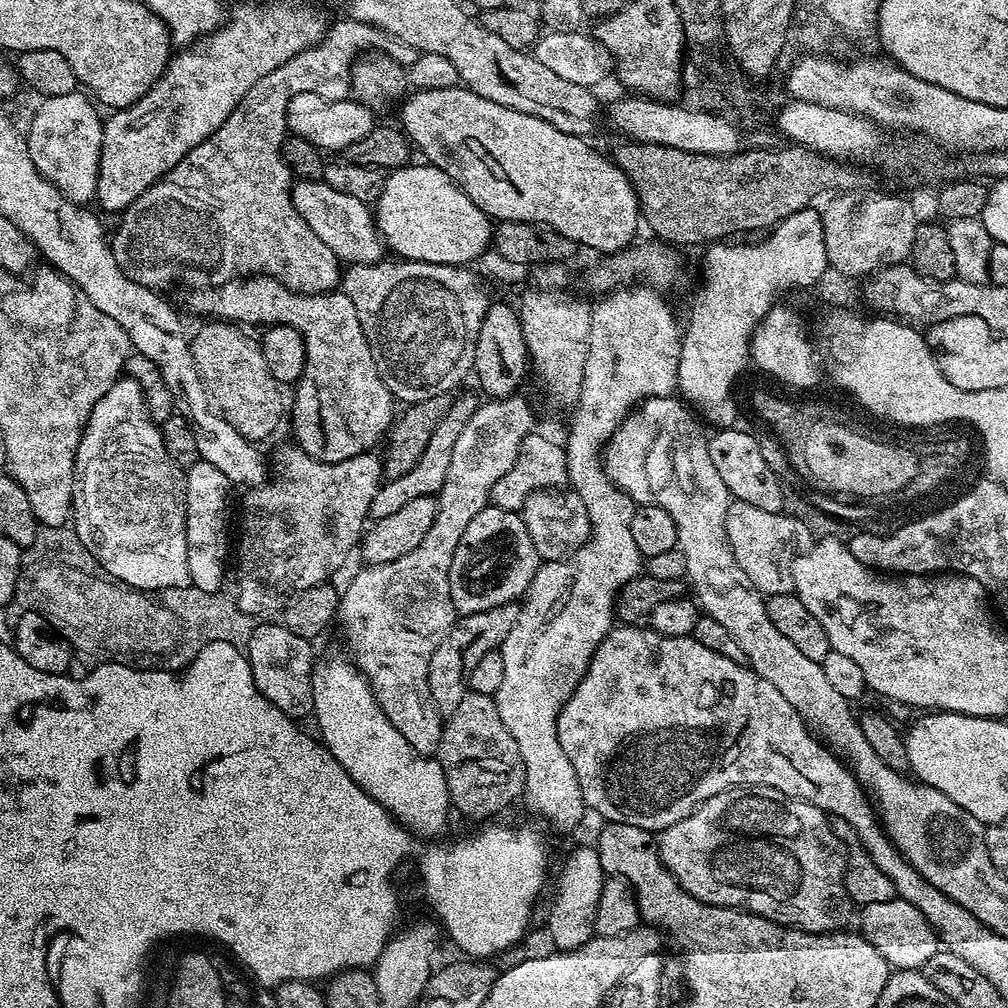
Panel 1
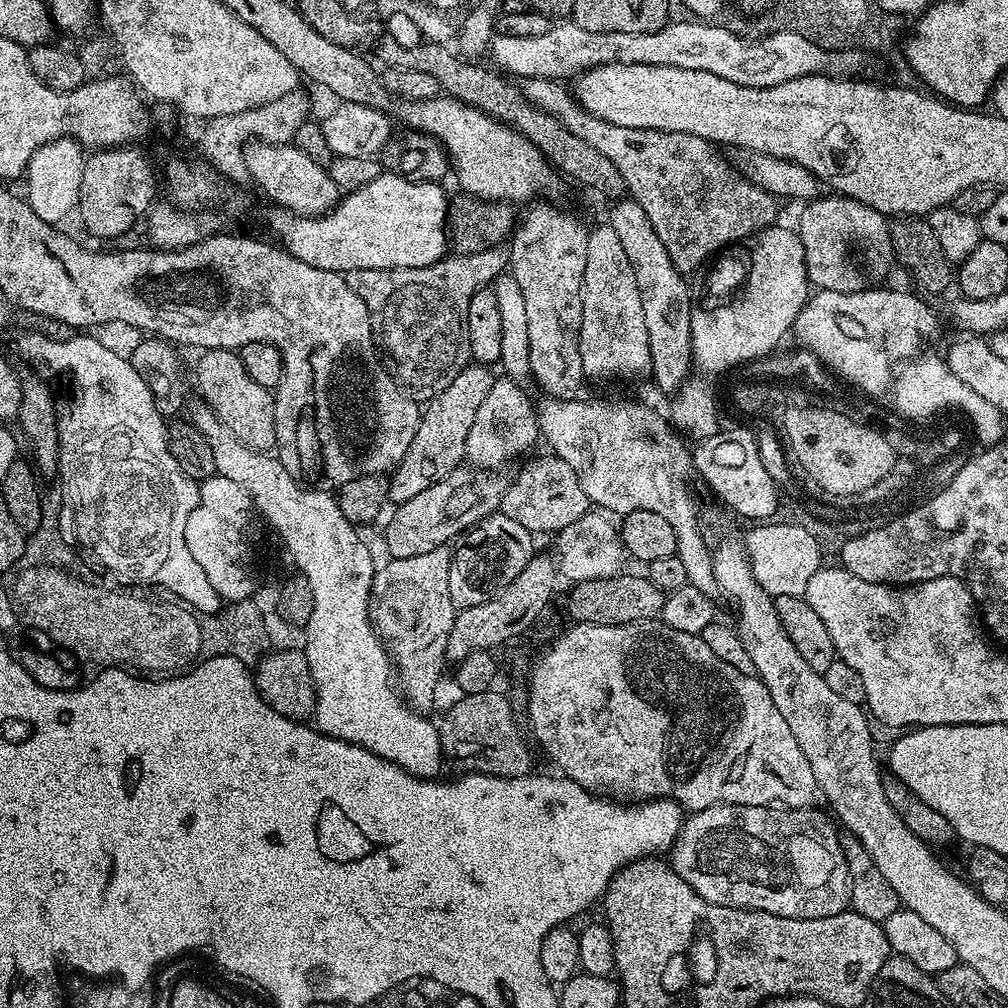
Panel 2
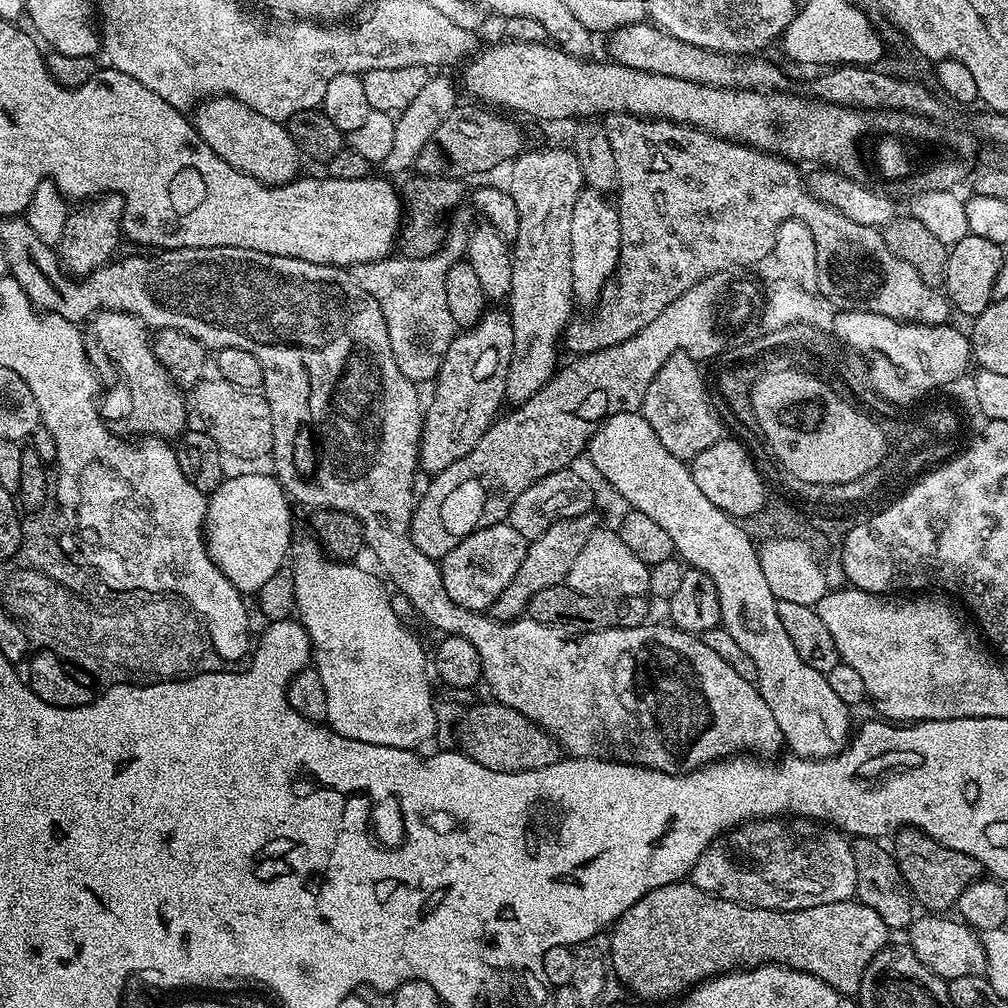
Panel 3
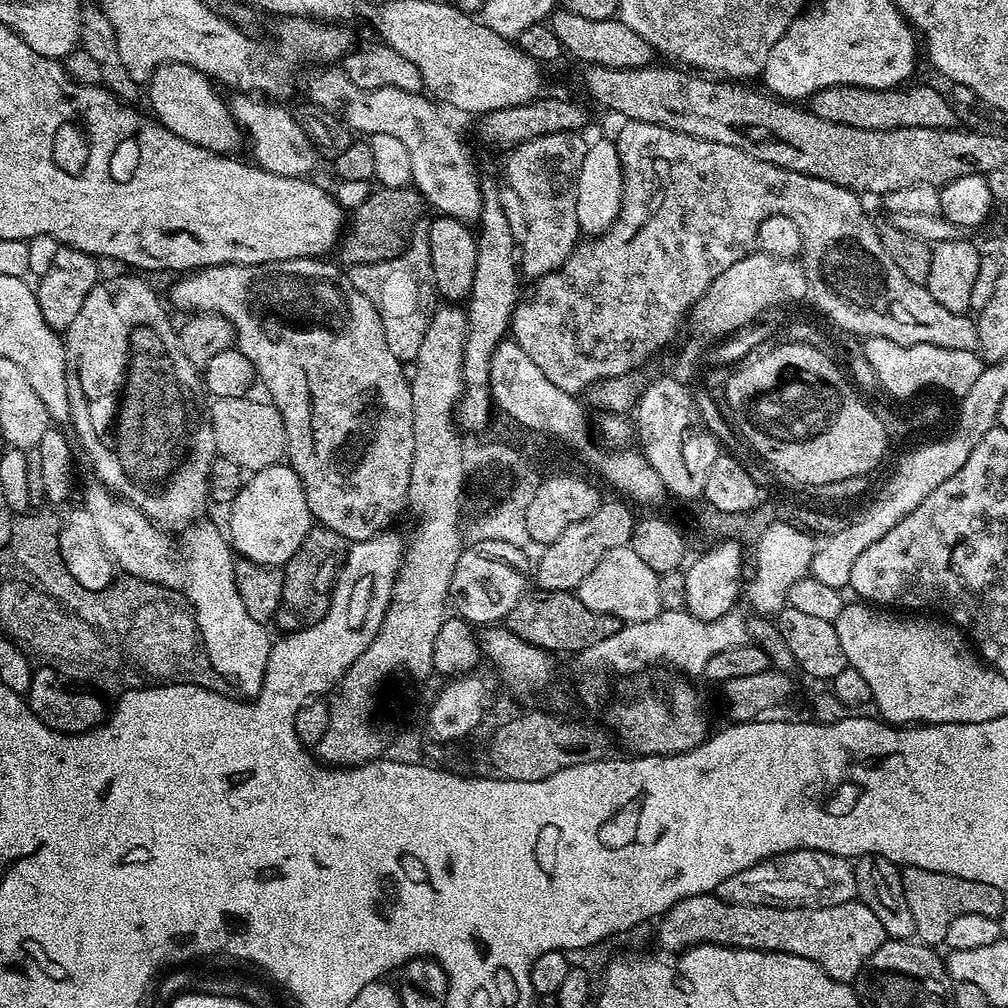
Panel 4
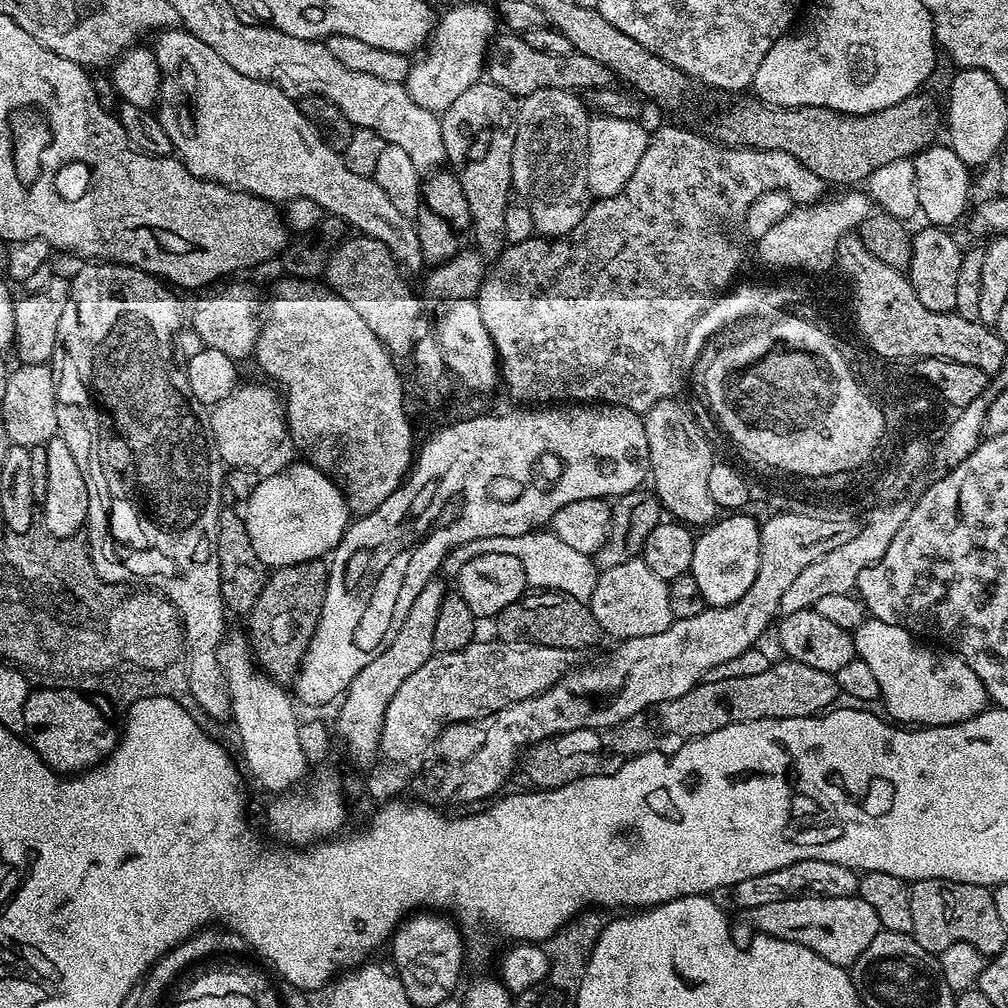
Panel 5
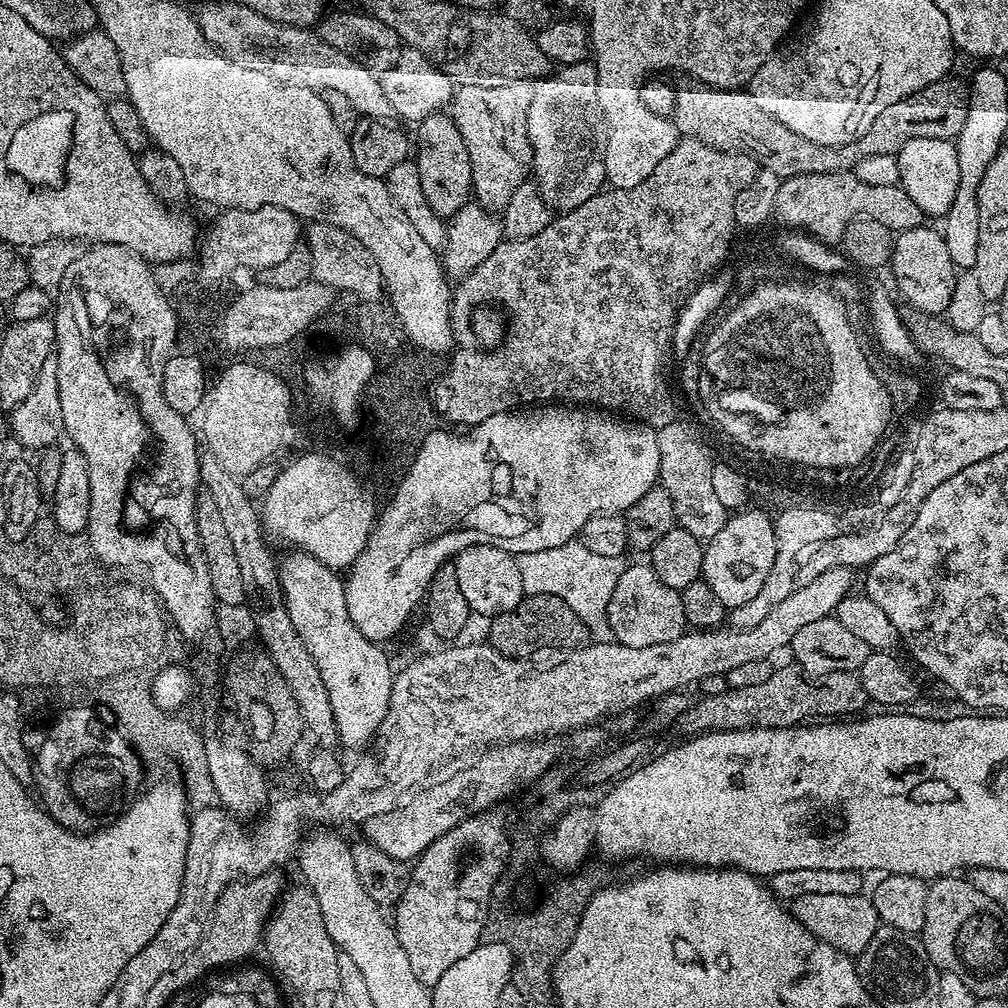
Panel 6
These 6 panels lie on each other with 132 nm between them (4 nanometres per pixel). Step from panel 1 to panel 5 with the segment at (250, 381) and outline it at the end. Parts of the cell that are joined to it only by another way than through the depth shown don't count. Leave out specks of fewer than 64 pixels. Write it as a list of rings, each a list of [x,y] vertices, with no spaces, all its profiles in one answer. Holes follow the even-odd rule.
[[[241,383],[230,398],[222,398],[222,402],[211,405],[208,421],[214,434],[214,446],[228,468],[263,469],[272,451],[286,440],[286,408],[277,389],[272,388]]]

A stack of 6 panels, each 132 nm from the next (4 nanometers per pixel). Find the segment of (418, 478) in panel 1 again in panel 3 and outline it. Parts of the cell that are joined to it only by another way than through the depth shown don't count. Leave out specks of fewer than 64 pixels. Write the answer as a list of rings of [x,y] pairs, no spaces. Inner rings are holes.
[[[485,311],[484,317],[450,342],[446,358],[434,381],[432,401],[427,401],[424,424],[420,427],[419,467],[435,474],[454,466],[458,458],[470,454],[497,419],[500,403],[505,403],[507,370],[514,354],[514,326],[507,311]]]

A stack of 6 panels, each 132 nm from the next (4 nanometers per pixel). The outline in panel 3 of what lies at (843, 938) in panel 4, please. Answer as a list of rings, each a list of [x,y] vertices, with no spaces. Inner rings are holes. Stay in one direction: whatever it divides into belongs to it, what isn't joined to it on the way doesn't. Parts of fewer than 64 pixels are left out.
[[[691,882],[667,884],[650,890],[650,894],[646,894],[638,902],[634,902],[634,906],[630,906],[630,910],[626,910],[616,919],[616,923],[610,929],[610,935],[612,935],[610,968],[625,985],[627,991],[633,997],[636,995],[641,996],[644,1000],[665,1000],[665,1002],[685,995],[697,984],[702,984],[705,980],[711,980],[714,976],[723,976],[729,972],[738,972],[745,968],[759,968],[762,964],[782,964],[785,968],[793,968],[799,972],[822,978],[822,982],[834,986],[834,990],[845,994],[856,994],[860,991],[862,974],[866,970],[866,966],[870,966],[870,962],[874,957],[881,950],[887,948],[890,943],[890,937],[888,937],[890,936],[890,929],[886,926],[886,922],[882,922],[882,918],[878,918],[878,914],[874,914],[874,910],[870,910],[870,906],[860,903],[855,898],[843,900],[842,902],[830,902],[822,906],[810,906],[793,912],[779,912],[773,908],[750,908],[746,904],[735,904],[729,900],[723,900],[717,896],[712,896],[706,890],[698,890],[698,886],[694,886]]]

